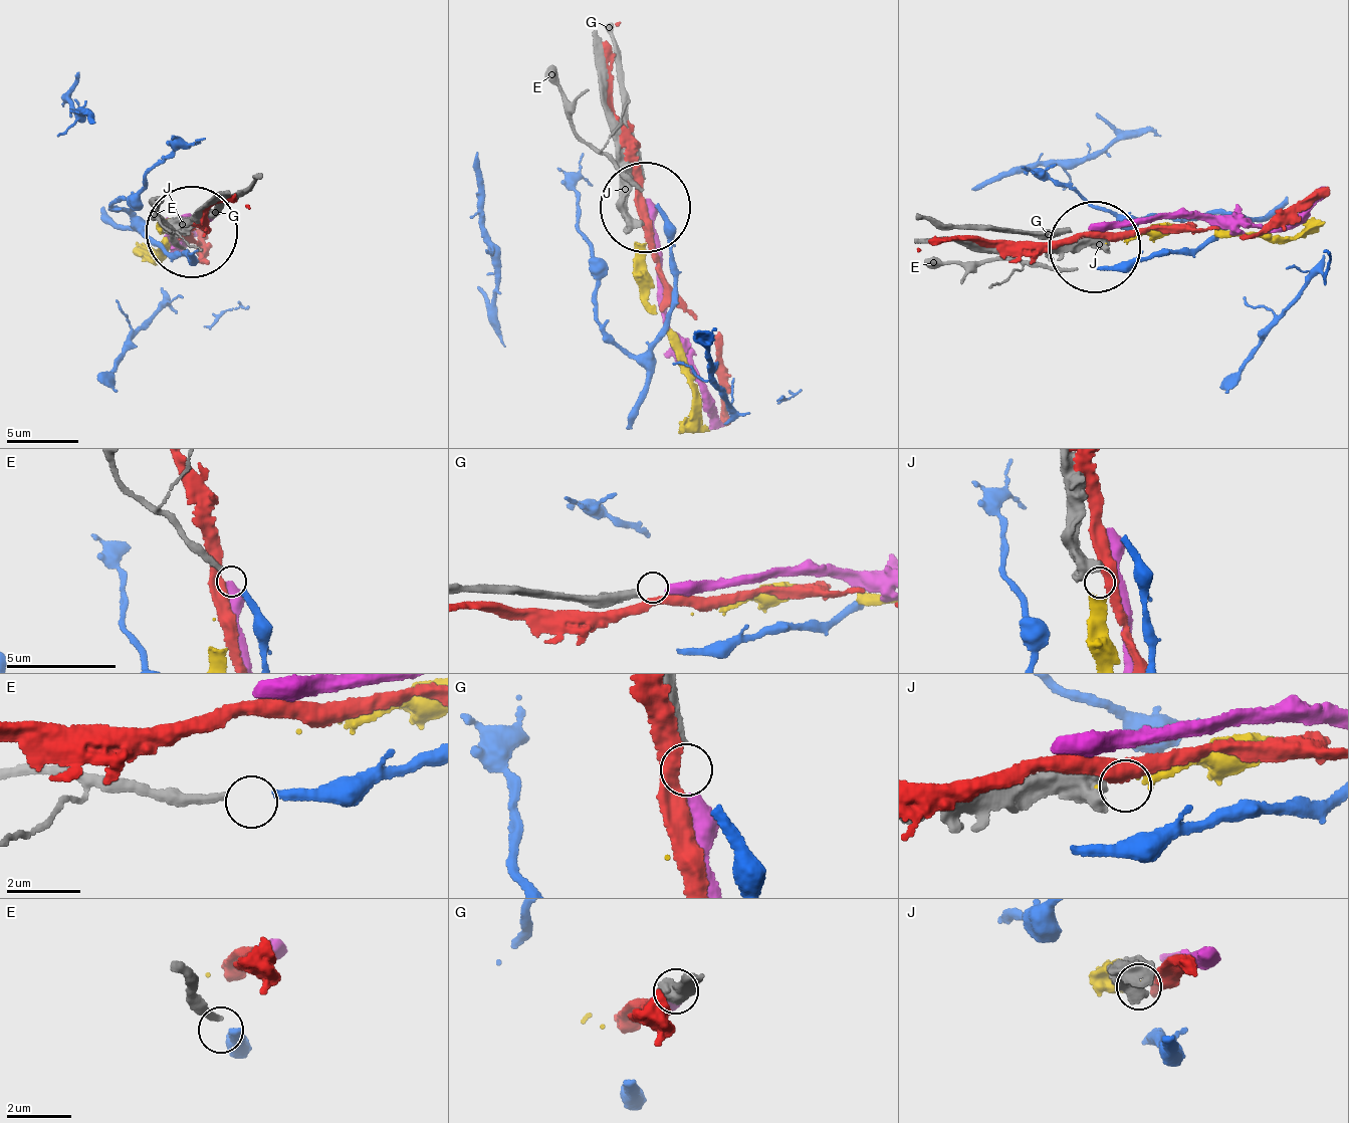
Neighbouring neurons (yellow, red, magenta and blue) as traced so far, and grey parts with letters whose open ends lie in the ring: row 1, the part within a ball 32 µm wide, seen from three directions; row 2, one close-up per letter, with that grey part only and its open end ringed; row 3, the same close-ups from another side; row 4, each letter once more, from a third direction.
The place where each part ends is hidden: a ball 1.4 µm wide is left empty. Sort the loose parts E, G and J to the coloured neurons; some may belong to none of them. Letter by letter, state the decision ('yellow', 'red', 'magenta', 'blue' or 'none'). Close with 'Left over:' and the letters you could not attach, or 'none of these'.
E: blue
G: magenta
J: yellow
Left over: none of these

